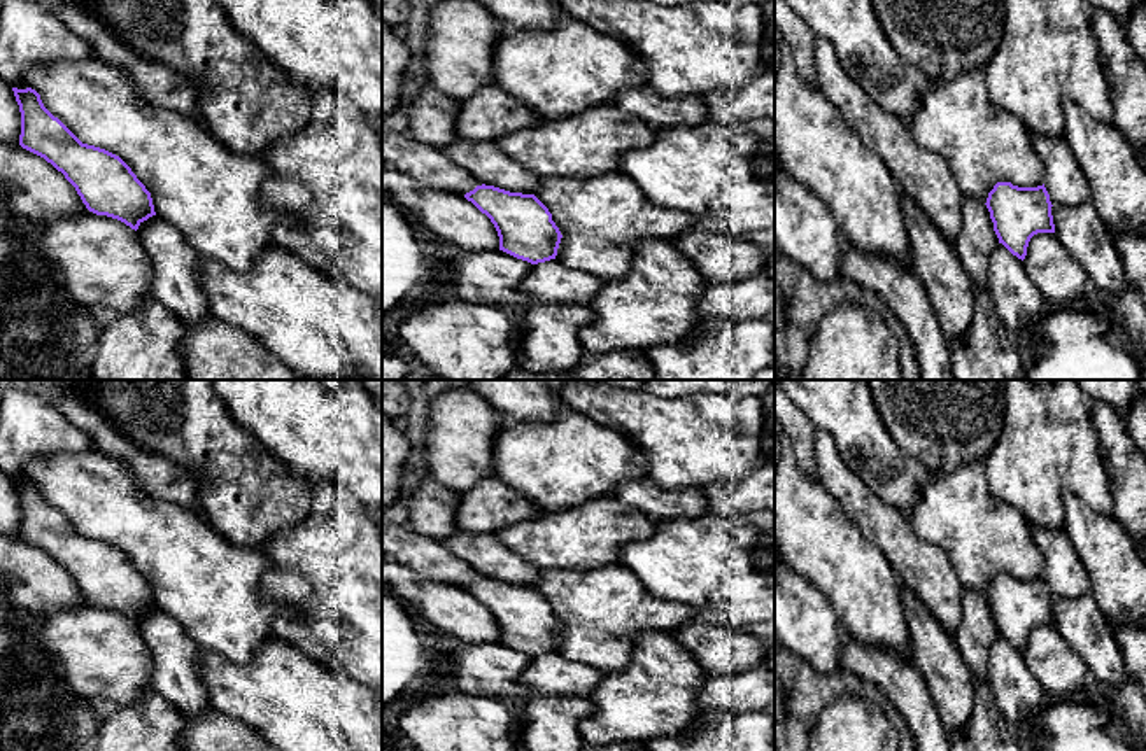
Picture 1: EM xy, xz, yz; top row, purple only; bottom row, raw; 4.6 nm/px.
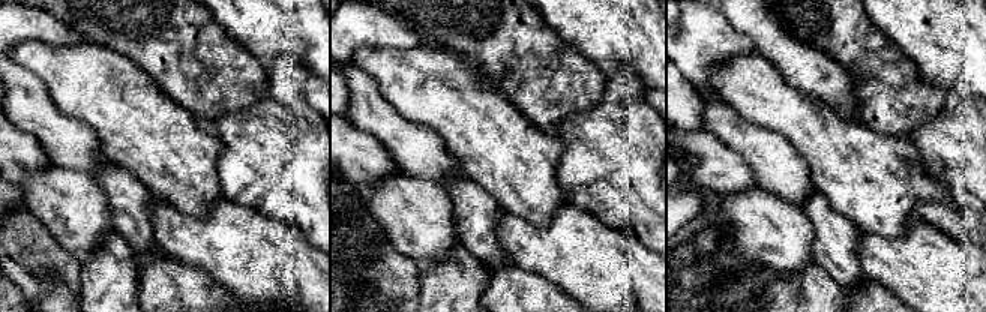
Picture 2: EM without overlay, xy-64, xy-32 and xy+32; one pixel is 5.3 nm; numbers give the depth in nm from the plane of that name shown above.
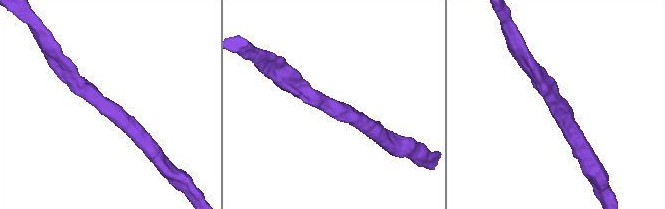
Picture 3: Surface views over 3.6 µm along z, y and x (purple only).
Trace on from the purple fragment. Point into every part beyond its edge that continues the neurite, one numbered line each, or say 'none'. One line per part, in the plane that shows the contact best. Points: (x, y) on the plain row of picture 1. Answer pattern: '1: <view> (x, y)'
1: xy (211, 587)

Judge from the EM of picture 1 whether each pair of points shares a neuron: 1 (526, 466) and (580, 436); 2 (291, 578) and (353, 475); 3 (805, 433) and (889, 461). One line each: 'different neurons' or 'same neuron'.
1: same neuron
2: different neurons
3: same neuron

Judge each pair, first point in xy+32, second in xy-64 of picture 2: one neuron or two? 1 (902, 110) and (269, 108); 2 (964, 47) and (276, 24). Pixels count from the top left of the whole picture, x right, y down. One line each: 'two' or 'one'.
1: two
2: one

